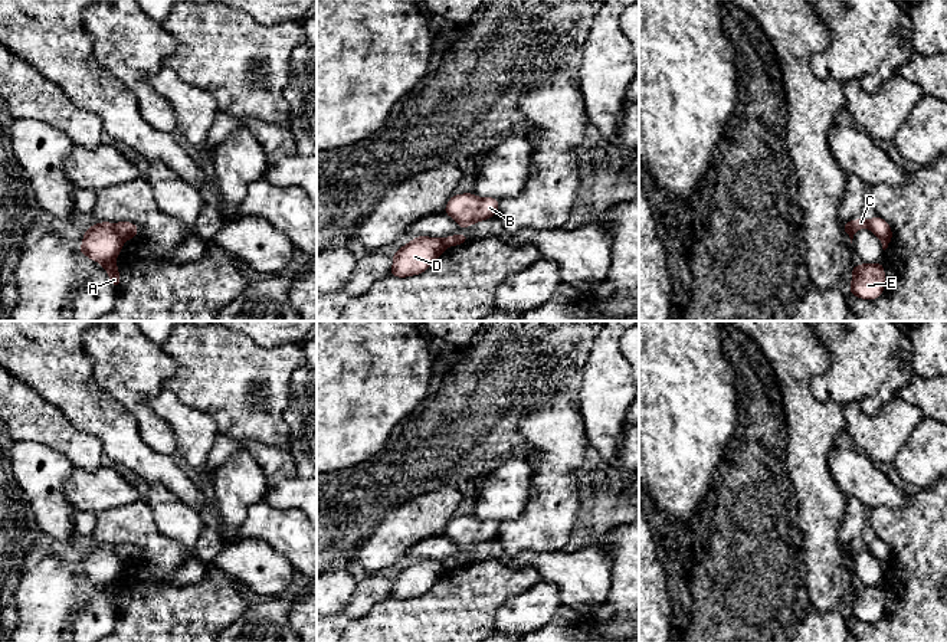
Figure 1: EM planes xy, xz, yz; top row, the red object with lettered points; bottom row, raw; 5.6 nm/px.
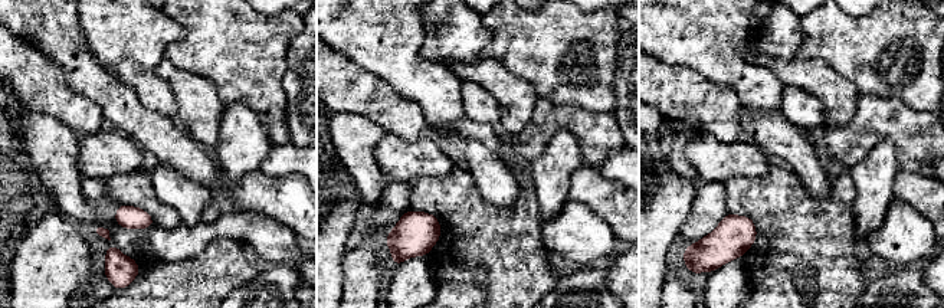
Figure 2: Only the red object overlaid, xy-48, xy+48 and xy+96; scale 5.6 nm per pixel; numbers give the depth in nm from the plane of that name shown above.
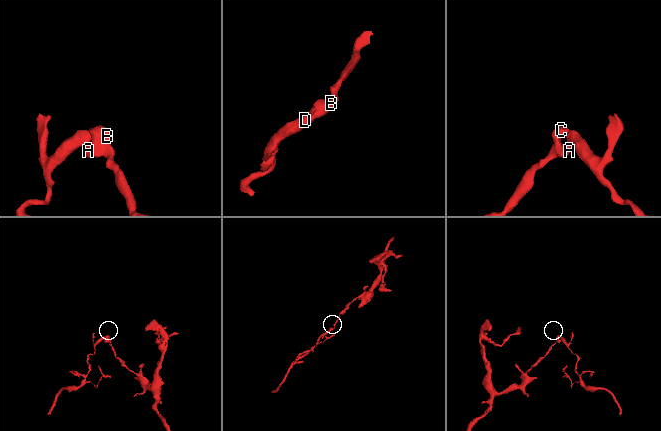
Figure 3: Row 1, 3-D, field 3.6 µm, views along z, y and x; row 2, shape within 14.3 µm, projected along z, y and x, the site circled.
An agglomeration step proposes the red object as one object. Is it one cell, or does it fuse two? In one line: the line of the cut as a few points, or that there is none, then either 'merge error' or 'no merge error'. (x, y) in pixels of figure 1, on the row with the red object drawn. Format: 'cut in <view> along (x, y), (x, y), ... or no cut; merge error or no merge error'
cut in xy along (114, 225), (123, 241); merge error

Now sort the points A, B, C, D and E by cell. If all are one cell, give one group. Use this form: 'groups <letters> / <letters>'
groups A B C E / D

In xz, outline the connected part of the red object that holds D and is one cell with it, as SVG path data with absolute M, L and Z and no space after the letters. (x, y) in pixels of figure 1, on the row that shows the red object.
M417 236L393 253L389 276L406 278L423 273L445 252L442 239Z

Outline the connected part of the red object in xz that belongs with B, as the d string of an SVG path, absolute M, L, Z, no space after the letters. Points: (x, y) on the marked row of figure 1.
M474 193L453 194L443 213L450 216L462 229L497 216L499 200L495 197L481 199Z

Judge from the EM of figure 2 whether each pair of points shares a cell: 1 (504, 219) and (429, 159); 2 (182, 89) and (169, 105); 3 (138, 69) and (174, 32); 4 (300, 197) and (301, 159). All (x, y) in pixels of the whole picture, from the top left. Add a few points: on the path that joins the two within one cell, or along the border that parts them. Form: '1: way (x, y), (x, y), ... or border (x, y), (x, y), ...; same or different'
1: border (455, 167), (442, 176), (425, 176), (413, 182); different
2: border (156, 69), (171, 89), (177, 105), (177, 118); different
3: way (141, 59), (164, 36); same
4: border (301, 173), (268, 176); different

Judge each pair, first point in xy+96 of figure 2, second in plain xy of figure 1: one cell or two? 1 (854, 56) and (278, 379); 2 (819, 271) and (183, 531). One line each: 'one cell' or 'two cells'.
1: one cell
2: two cells

